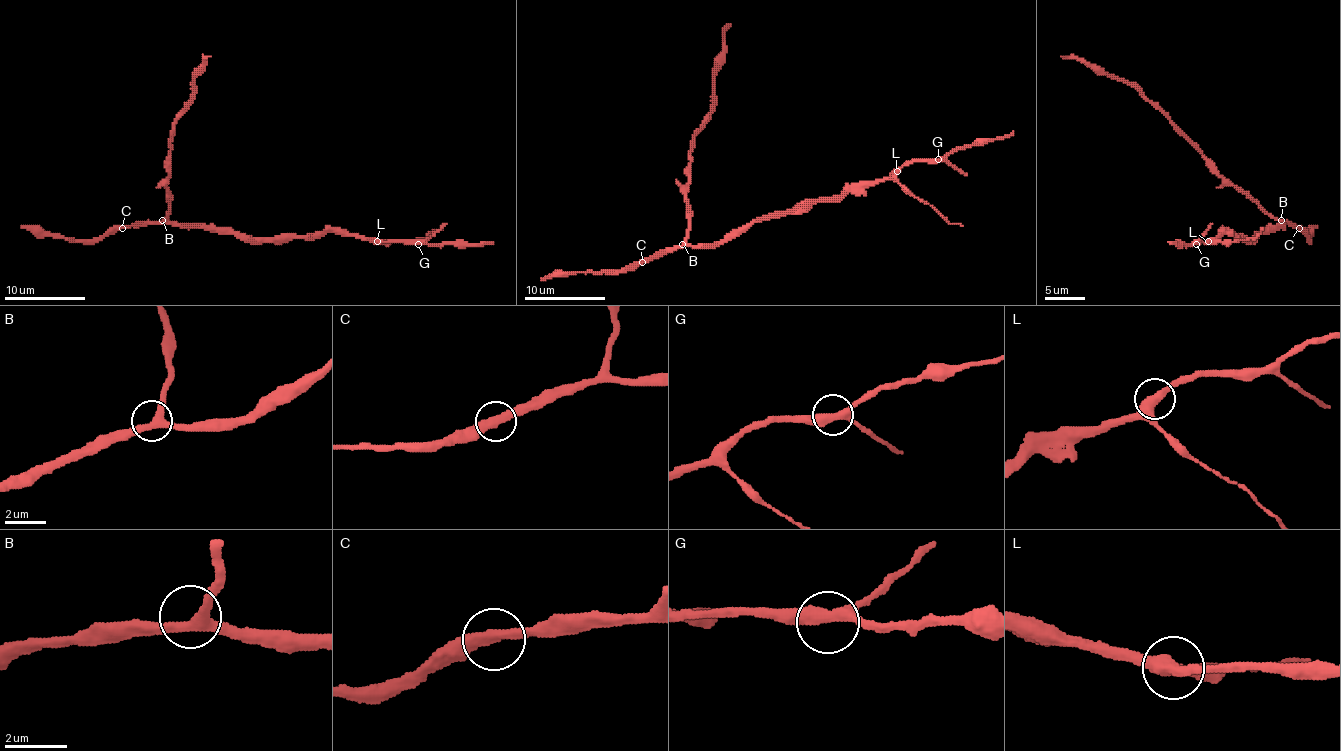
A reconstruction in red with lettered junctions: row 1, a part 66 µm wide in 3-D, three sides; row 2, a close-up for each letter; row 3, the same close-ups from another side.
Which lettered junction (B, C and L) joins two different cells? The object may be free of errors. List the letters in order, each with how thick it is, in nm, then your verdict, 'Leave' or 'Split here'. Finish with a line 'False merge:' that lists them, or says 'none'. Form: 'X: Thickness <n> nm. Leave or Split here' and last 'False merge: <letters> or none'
B: Thickness 320 nm. Leave
C: Thickness 400 nm. Leave
L: Thickness 360 nm. Leave
False merge: none

